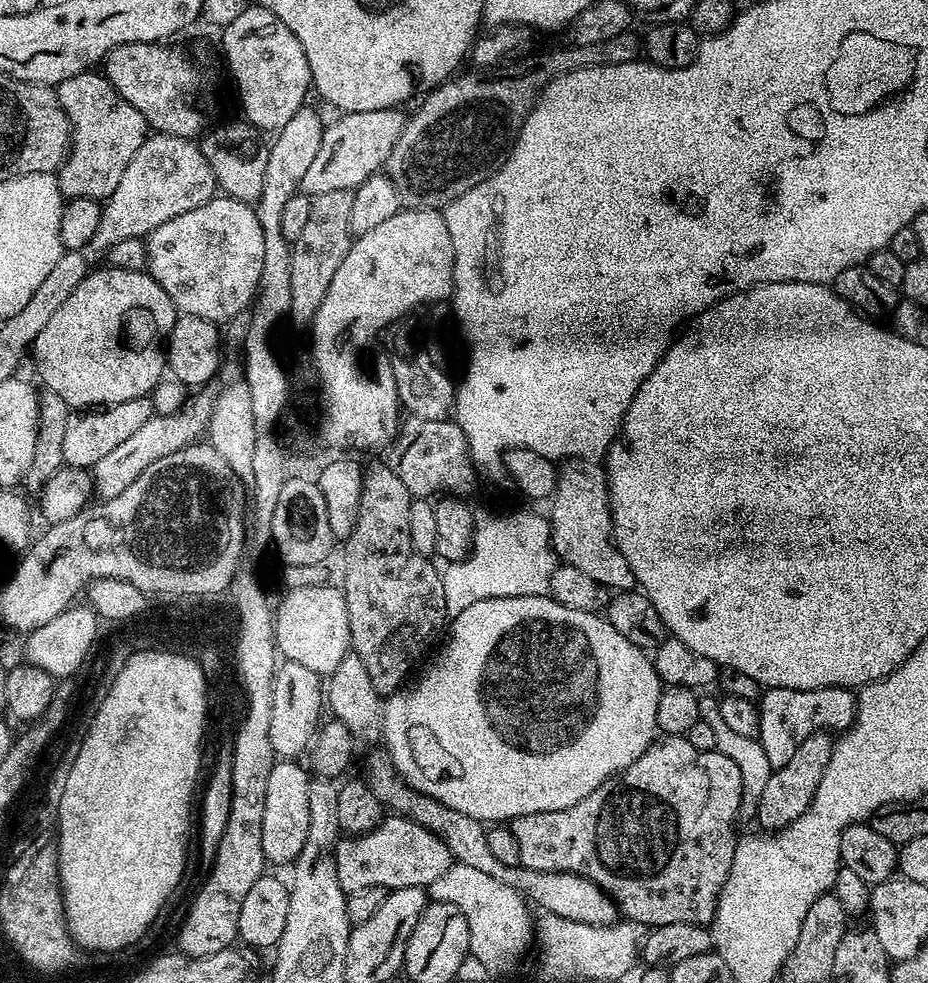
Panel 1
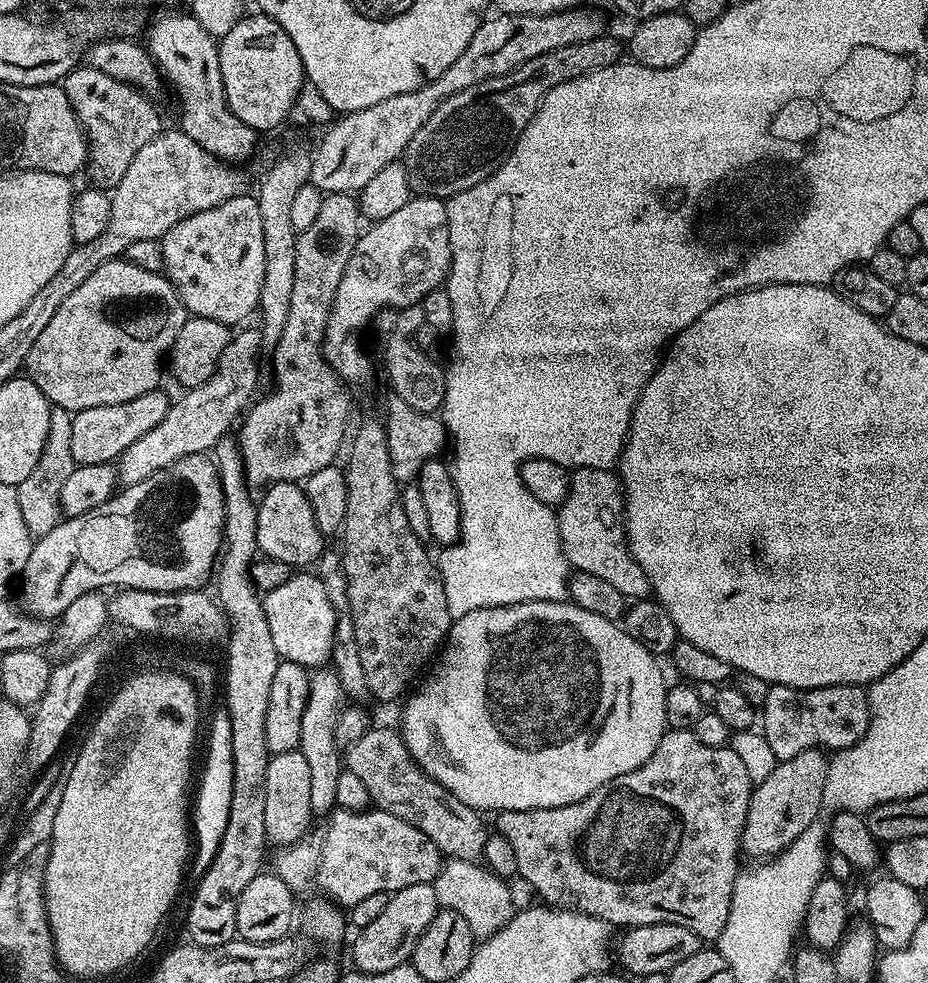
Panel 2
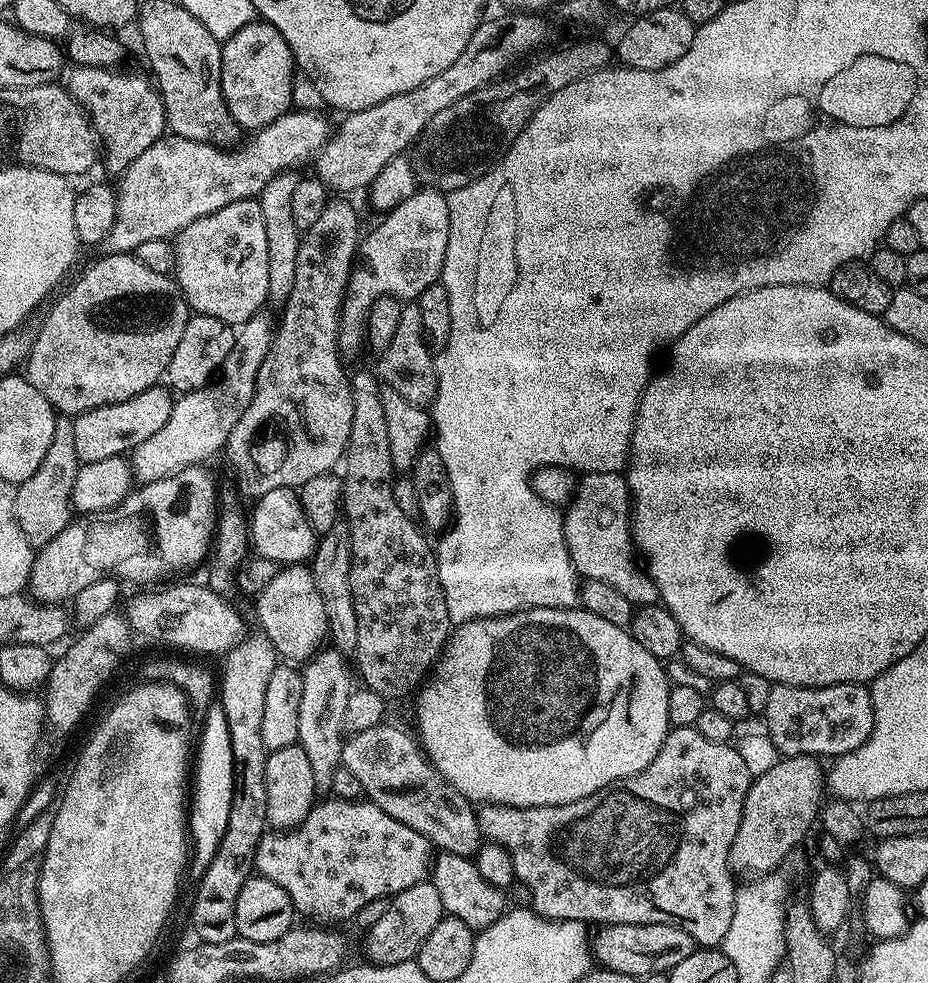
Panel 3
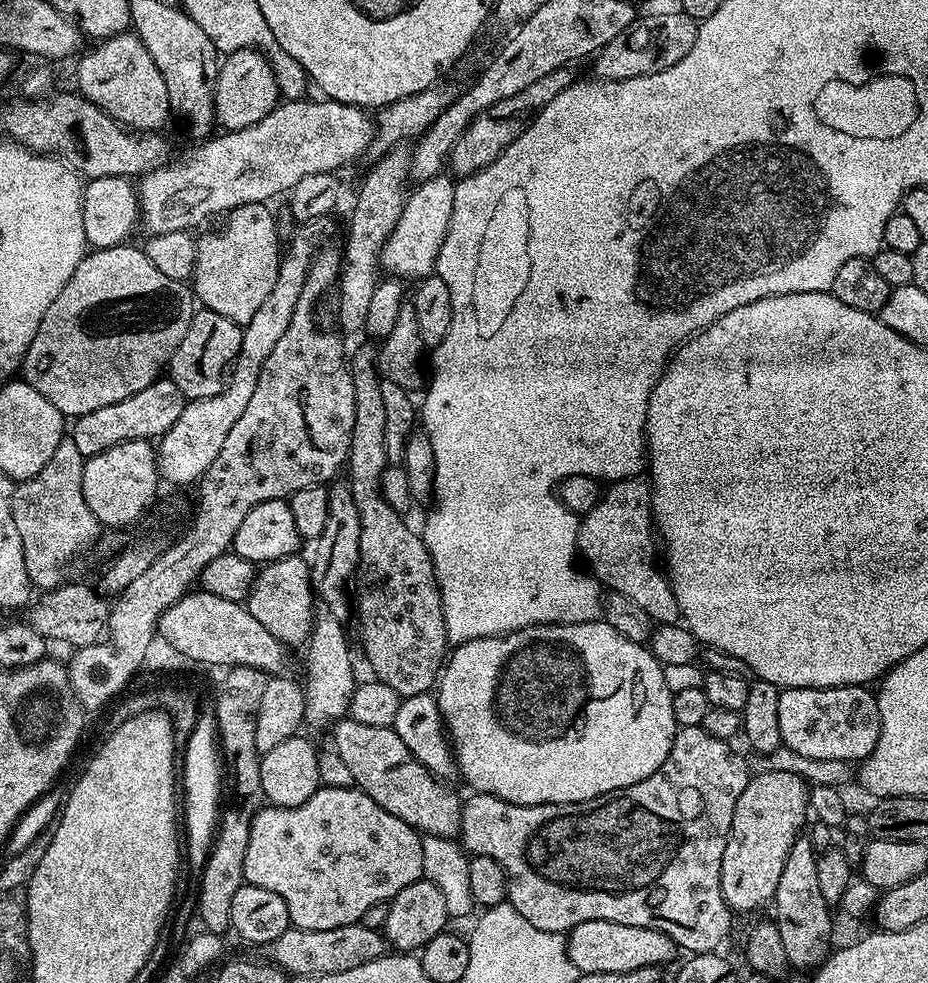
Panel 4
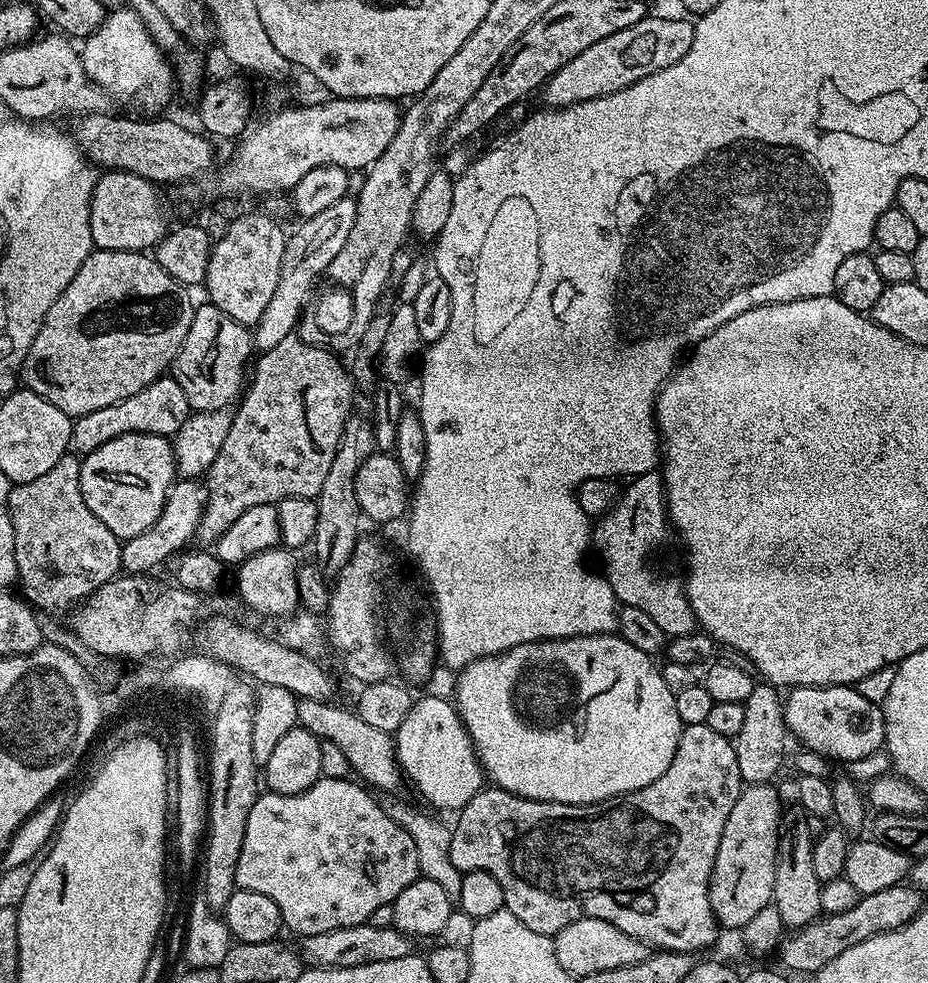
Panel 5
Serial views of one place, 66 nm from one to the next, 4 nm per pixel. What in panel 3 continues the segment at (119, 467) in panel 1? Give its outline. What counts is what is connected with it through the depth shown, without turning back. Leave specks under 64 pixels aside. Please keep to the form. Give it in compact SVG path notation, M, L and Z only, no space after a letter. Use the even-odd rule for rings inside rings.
M268 310L256 312L246 323L239 325L235 329L234 346L230 354L226 354L218 379L204 388L183 393L173 403L169 420L151 438L146 438L146 442L132 449L130 463L140 484L170 478L170 474L203 465L203 460L210 459L215 452L223 453L230 430L234 430L238 418L242 418L246 406L250 406L250 398L254 398L258 370L262 370L262 361L266 354L270 354L276 325L277 321Z

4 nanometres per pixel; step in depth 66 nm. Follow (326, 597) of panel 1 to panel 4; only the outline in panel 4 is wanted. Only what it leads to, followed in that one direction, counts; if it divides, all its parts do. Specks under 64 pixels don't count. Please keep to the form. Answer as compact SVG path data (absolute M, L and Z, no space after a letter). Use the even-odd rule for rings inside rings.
M300 554L284 556L261 567L252 583L252 589L246 601L246 607L274 636L285 646L303 645L312 633L312 614L314 611L314 593L310 564Z

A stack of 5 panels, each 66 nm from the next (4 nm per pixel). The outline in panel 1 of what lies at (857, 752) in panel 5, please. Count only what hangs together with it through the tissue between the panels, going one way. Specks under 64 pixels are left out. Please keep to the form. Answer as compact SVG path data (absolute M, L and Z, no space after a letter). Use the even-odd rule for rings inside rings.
M769 688L759 697L760 735L758 737L766 758L775 770L790 762L794 750L802 746L812 732L843 730L852 727L856 719L857 693L850 688L815 688L814 690L790 690Z

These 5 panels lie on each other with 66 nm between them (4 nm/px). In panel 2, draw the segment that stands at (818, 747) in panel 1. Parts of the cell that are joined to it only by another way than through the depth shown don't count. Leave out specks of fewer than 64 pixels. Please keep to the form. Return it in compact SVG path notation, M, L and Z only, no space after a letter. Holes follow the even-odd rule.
M807 748L794 758L781 760L776 769L753 787L744 829L740 835L743 855L771 858L793 844L804 831L817 823L820 804L825 803L824 787L829 757L821 749Z

